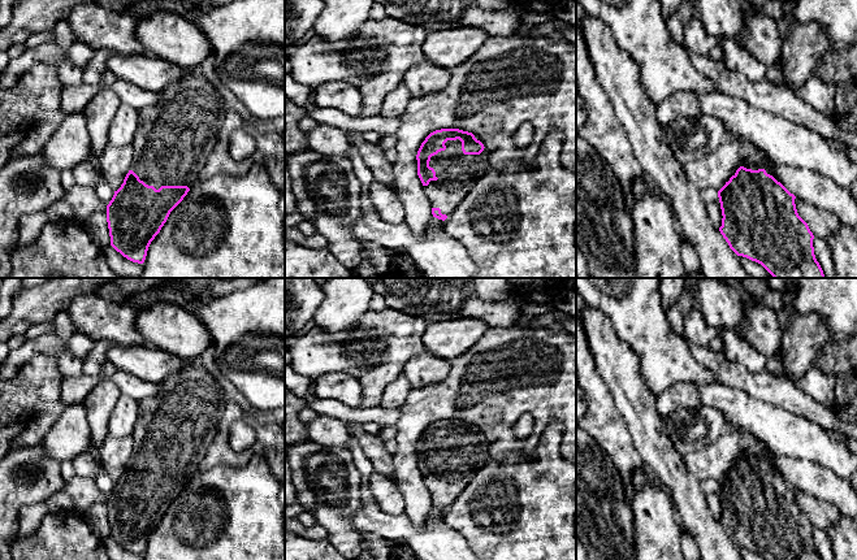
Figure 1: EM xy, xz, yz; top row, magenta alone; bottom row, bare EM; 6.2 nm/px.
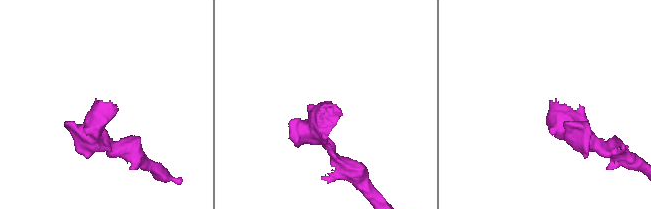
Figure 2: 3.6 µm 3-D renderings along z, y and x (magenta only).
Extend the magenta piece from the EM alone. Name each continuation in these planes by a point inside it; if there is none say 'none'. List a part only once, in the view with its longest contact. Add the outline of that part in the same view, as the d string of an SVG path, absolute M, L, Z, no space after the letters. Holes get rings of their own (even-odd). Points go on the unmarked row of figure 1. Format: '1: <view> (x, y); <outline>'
1: xz (457, 464); M459 430L447 431L445 437L445 442L430 448L429 457L438 470L424 477L424 485L432 499L449 507L492 456L486 439L480 446L464 446Z

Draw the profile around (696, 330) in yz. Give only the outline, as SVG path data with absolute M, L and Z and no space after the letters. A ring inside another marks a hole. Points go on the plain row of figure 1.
M693 308L684 320L683 337L694 346L709 347L710 342L719 334L717 329L710 326L702 313Z

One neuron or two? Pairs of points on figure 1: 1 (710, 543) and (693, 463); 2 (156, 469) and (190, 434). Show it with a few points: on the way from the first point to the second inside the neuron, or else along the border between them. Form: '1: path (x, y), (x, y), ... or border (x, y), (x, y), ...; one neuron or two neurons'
1: border (680, 455), (684, 467), (700, 482); two neurons
2: path (164, 460), (181, 443); one neuron

